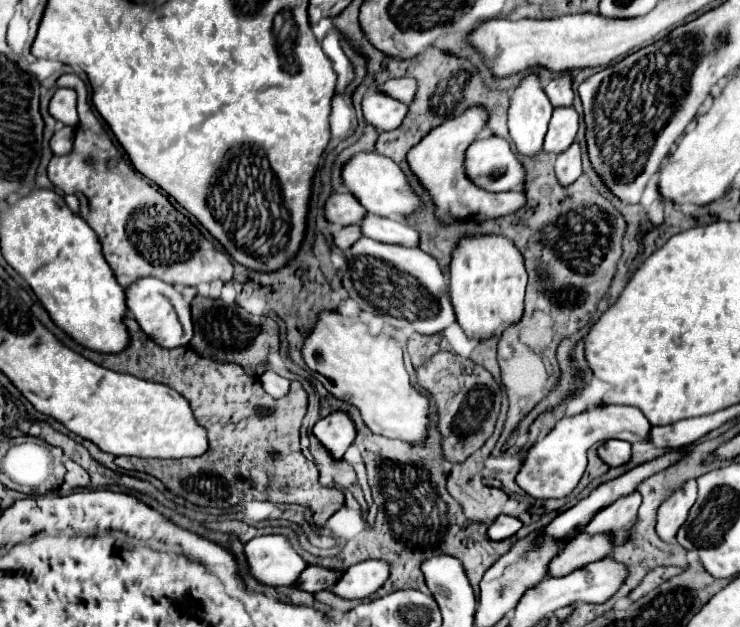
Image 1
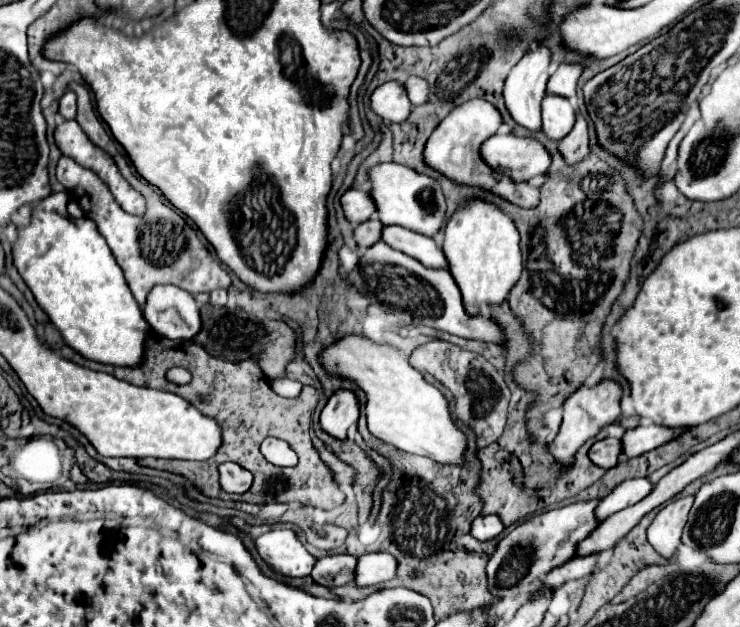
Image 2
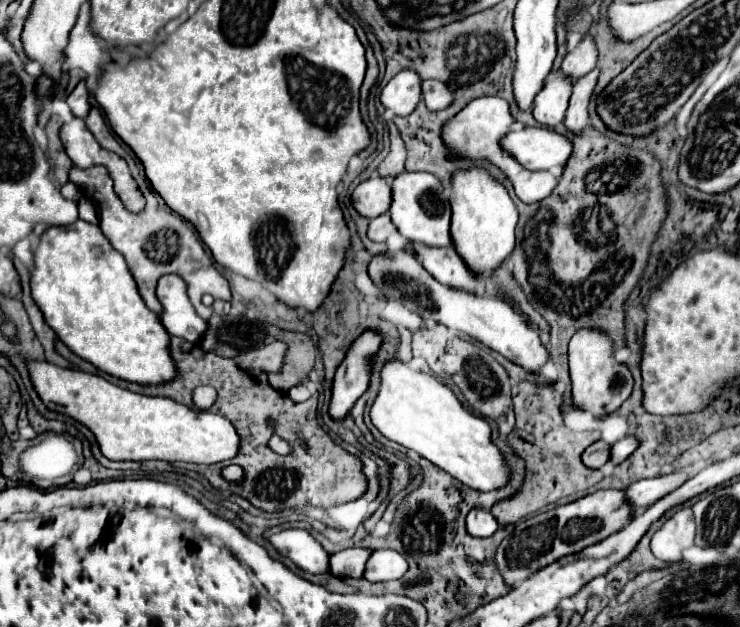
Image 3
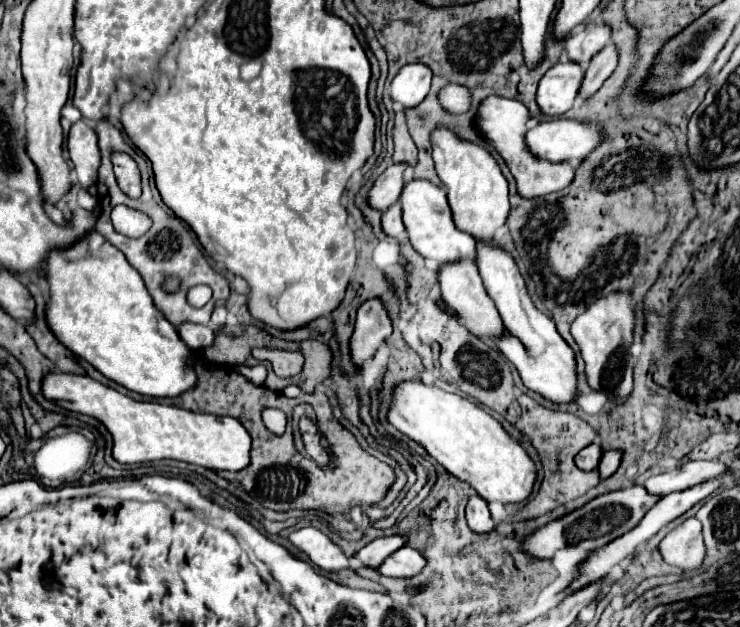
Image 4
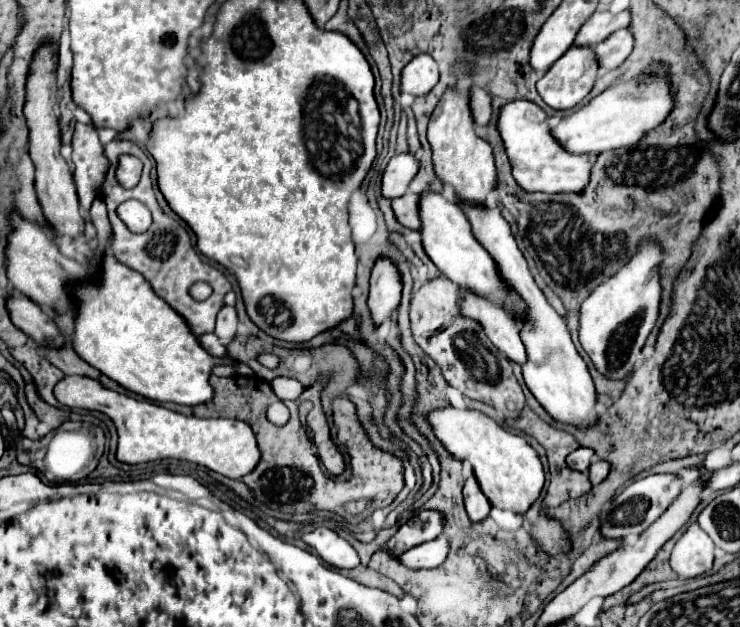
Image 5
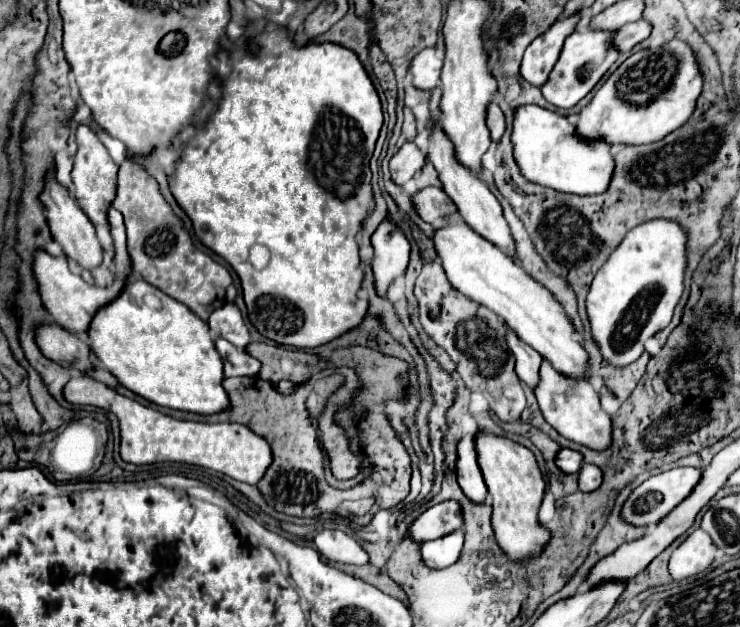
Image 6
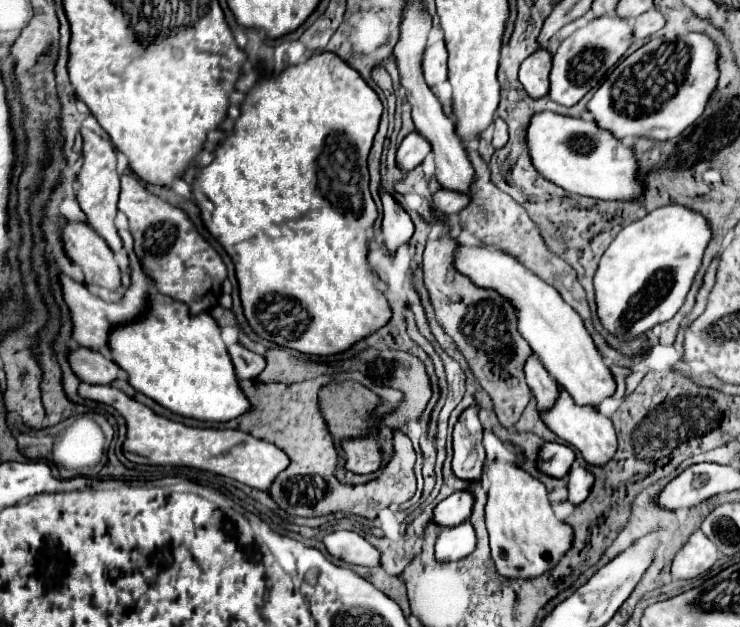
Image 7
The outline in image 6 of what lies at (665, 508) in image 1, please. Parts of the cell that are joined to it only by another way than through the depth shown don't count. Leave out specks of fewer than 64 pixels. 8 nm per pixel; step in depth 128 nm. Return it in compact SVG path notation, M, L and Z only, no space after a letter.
M694 530L674 552L670 558L670 574L674 580L684 580L704 572L716 554L716 546L712 538L704 530Z

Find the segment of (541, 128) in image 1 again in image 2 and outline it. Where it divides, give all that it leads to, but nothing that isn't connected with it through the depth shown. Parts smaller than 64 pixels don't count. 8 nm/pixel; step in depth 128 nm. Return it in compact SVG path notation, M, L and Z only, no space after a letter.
M538 42L536 46L526 48L522 60L512 68L512 72L508 74L508 78L504 82L504 100L506 100L508 112L512 114L512 118L520 126L524 126L524 128L528 128L532 132L542 126L540 124L540 100L546 94L546 82L550 78L550 72L548 72L550 58L552 58L552 54L550 54L548 46L542 44L542 42Z

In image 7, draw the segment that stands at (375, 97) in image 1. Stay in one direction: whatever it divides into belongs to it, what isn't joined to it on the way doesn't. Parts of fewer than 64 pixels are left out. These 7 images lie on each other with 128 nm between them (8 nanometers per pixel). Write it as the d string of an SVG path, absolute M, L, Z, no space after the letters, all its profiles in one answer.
M438 40L430 44L424 52L422 68L424 68L424 78L428 86L436 86L446 80L446 46L444 40Z

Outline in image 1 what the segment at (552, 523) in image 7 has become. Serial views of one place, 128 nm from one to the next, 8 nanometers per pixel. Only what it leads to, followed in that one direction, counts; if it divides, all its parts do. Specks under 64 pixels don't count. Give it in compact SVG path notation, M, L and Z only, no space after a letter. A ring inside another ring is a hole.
M322 312L314 332L306 338L302 356L312 376L340 400L354 404L366 426L380 436L408 444L426 444L430 428L428 396L412 386L404 368L402 346L386 334L370 334L368 326L340 312ZM324 320L324 340L322 340Z

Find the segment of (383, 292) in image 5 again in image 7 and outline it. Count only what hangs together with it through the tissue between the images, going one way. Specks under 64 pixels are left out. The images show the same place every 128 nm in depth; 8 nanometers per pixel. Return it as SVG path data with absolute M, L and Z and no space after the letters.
M380 188L380 200L384 206L384 220L382 220L382 238L384 244L396 252L396 248L410 240L414 232L414 224L408 216L408 212L384 190Z

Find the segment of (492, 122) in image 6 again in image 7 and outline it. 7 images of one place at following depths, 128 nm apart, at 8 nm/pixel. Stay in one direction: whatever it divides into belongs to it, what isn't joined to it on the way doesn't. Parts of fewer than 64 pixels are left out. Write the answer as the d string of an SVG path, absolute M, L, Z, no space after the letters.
M496 118L494 120L494 136L492 136L492 146L502 148L508 142L508 126L504 120Z

